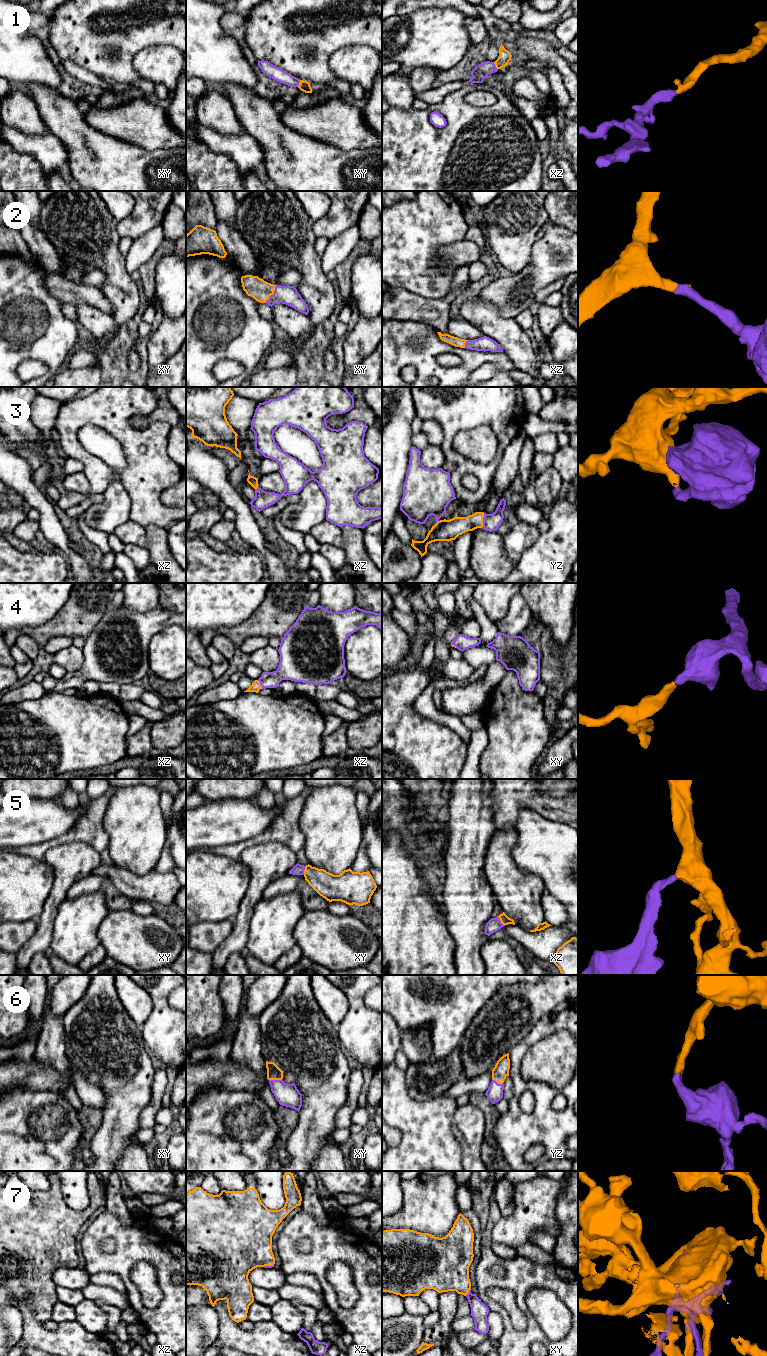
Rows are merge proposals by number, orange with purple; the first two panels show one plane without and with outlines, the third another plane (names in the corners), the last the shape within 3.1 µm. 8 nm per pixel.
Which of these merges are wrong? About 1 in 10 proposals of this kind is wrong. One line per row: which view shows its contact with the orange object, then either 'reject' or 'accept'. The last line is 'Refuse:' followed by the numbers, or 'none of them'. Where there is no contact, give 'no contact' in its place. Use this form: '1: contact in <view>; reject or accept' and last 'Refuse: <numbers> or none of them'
1: contact in xz; accept
2: contact in xy; accept
3: contact in yz; accept
4: contact in xz; accept
5: contact in xz; accept
6: contact in xy; accept
7: contact in xy; accept
Refuse: none of them

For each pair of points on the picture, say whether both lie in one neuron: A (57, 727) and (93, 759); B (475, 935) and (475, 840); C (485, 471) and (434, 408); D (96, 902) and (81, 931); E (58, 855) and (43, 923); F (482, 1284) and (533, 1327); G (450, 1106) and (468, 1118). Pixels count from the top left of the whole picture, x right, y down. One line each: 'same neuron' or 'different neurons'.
A: same neuron
B: same neuron
C: same neuron
D: same neuron
E: same neuron
F: same neuron
G: different neurons

